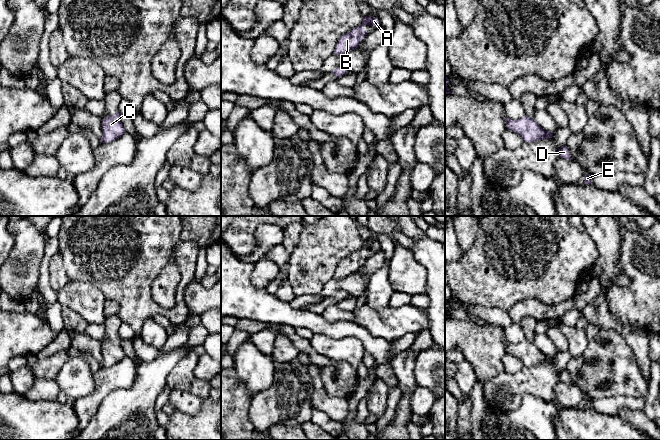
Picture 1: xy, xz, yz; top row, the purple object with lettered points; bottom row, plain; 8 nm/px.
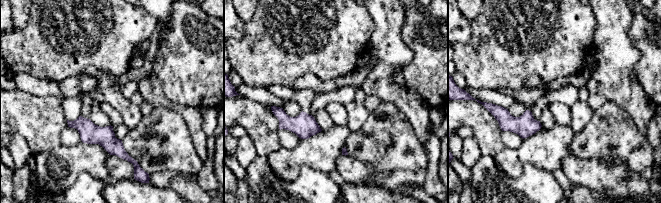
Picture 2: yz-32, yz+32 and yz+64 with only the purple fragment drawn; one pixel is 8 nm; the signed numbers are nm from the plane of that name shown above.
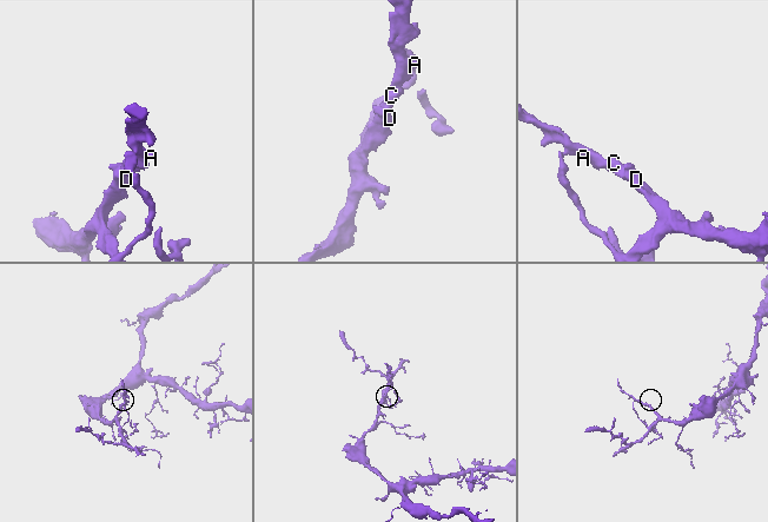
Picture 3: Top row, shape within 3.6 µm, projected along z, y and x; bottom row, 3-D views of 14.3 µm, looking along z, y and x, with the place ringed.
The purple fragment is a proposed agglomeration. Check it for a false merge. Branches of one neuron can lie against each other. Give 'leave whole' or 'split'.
leave whole

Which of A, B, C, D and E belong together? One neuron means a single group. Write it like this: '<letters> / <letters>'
A B C D E

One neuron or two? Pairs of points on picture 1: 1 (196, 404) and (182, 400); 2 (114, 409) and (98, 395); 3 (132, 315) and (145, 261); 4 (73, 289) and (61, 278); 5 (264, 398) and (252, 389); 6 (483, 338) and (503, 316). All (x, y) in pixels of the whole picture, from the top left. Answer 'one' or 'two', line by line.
1: one
2: two
3: one
4: two
5: two
6: two

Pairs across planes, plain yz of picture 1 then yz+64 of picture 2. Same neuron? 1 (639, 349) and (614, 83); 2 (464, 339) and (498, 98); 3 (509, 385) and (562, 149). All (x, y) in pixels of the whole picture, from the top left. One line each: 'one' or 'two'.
1: one
2: two
3: one

